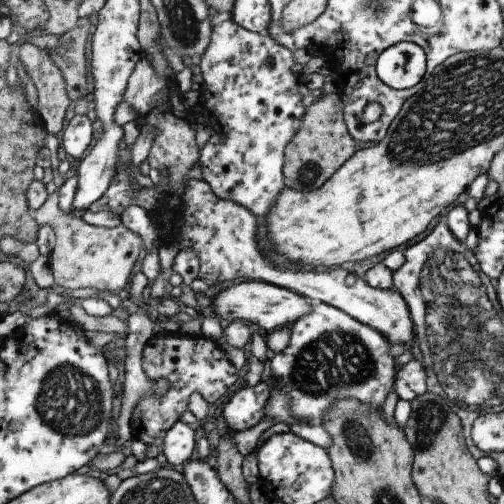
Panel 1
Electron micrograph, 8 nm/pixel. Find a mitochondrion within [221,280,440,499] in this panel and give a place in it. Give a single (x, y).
(338, 358)

